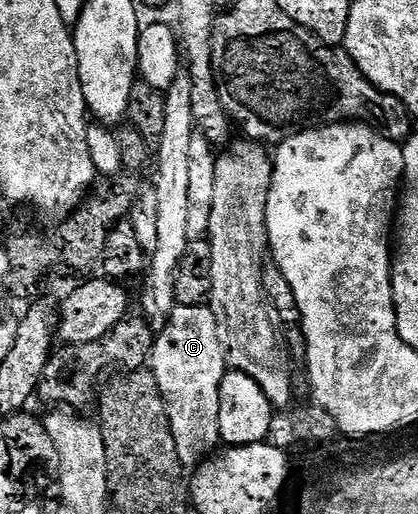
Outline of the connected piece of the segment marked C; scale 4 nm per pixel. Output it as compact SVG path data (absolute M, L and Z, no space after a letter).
M207 304L177 305L165 321L168 322L164 330L159 330L156 346L152 348L150 372L165 401L178 459L186 467L196 467L221 444L218 407L226 372L224 348L218 339L218 323L214 323L214 315Z

